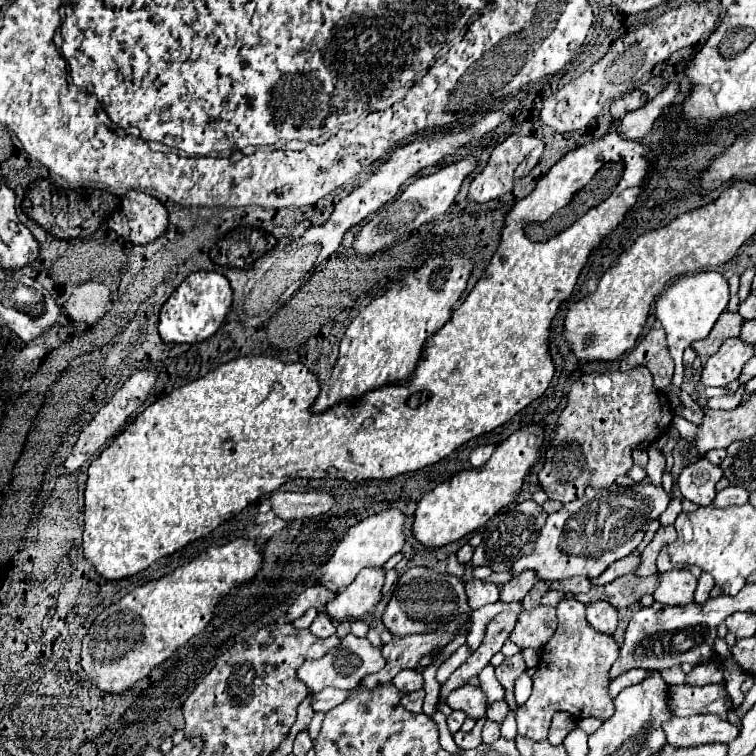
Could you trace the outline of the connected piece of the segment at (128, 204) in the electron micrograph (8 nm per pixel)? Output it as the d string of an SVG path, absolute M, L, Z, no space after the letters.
M129 191L121 199L121 211L109 217L109 227L133 245L147 245L167 233L169 213L159 199Z

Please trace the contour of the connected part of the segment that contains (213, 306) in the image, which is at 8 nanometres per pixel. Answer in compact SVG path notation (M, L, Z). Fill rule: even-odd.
M211 271L193 273L175 289L175 293L163 305L159 335L165 343L201 343L219 331L231 311L231 305L233 289L223 275Z

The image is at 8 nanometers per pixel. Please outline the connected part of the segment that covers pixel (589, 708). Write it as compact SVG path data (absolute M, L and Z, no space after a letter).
M577 599L557 605L557 631L541 649L541 661L533 675L533 693L517 709L517 731L531 741L545 741L553 713L567 711L575 719L597 717L609 719L615 711L613 699L607 695L609 667L617 659L617 643L613 637L597 633L585 619L585 605Z

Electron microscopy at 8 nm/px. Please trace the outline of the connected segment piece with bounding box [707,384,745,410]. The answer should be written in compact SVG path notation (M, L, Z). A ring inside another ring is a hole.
M745 384L739 387L734 396L724 398L724 396L711 397L707 400L707 406L715 410L732 410L736 408L742 401Z

